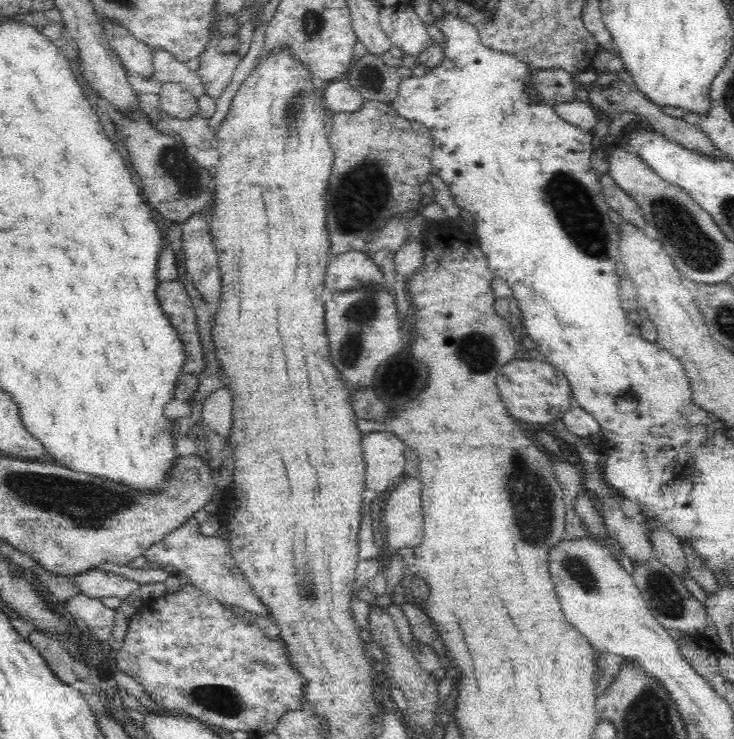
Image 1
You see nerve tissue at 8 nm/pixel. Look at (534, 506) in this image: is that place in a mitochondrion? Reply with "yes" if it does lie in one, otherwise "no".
yes

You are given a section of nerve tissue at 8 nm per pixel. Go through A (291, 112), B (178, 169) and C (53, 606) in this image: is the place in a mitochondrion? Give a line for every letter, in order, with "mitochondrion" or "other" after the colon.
A: mitochondrion
B: mitochondrion
C: other

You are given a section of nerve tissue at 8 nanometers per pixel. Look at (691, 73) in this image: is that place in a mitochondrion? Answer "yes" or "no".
no

